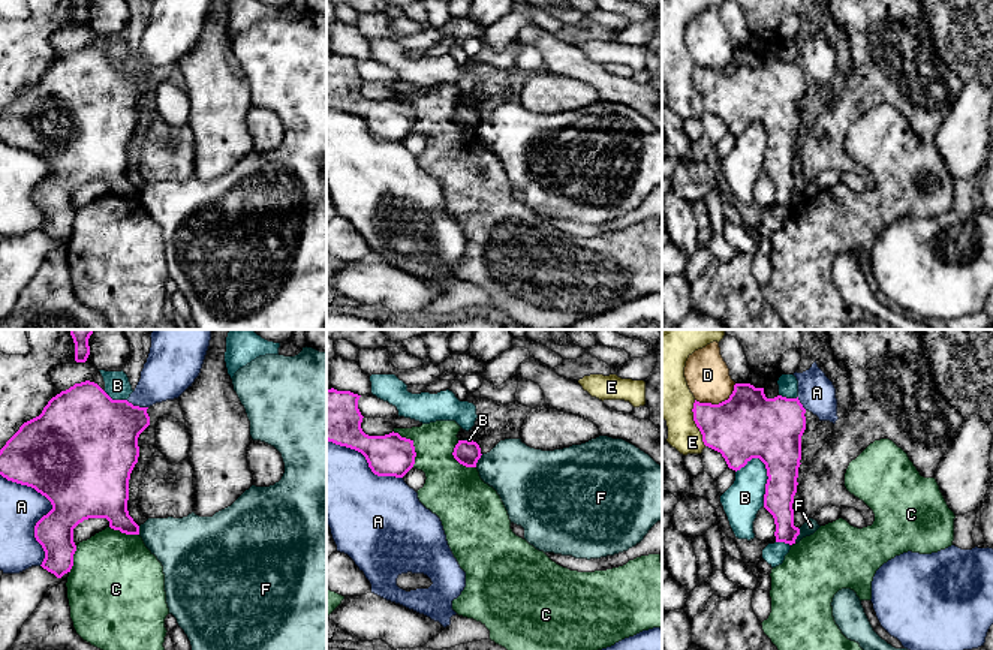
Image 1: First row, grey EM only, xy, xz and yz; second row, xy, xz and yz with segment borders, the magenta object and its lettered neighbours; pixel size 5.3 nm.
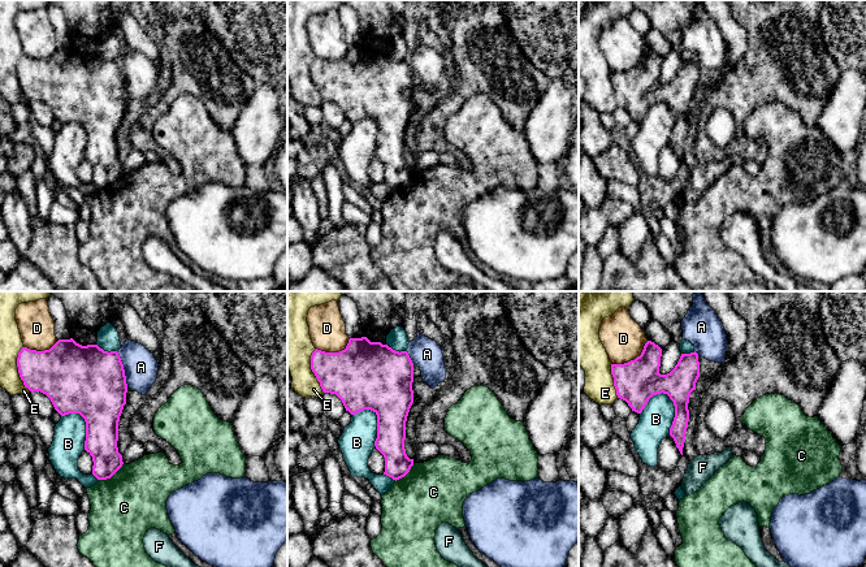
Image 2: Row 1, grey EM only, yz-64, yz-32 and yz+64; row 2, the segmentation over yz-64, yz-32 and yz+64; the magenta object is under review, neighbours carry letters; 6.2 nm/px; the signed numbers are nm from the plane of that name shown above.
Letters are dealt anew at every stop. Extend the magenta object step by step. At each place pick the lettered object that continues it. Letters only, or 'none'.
none

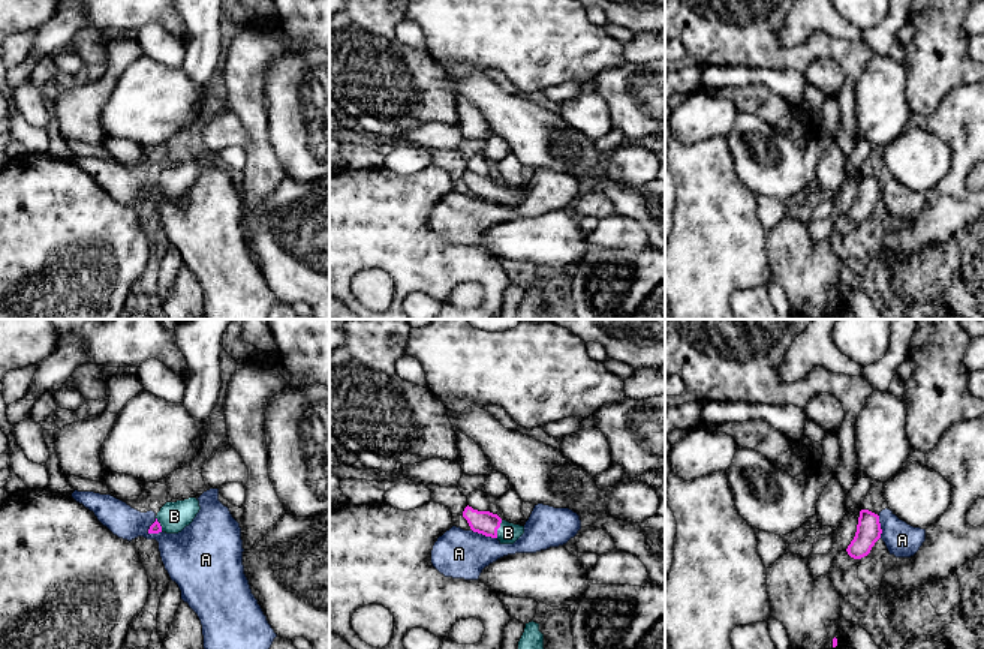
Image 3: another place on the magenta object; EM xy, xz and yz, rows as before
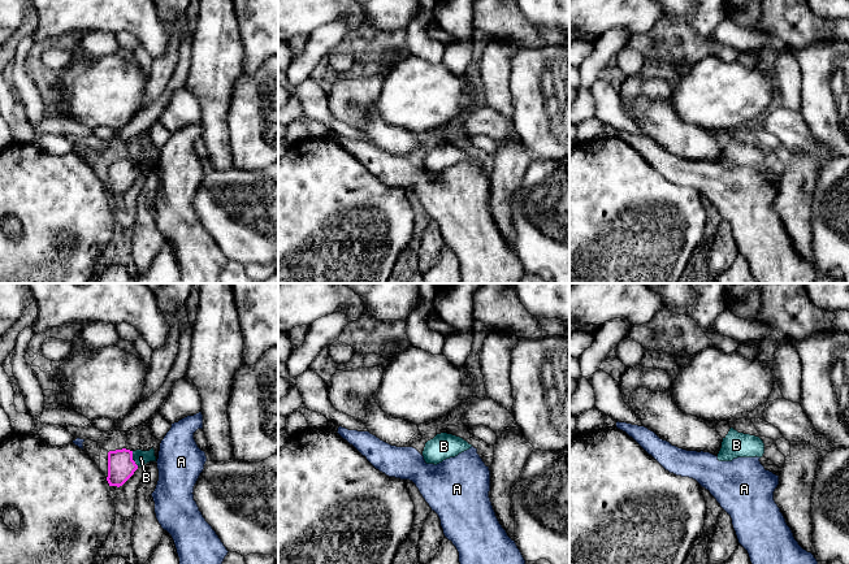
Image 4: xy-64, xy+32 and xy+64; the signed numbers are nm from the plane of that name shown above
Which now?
B

